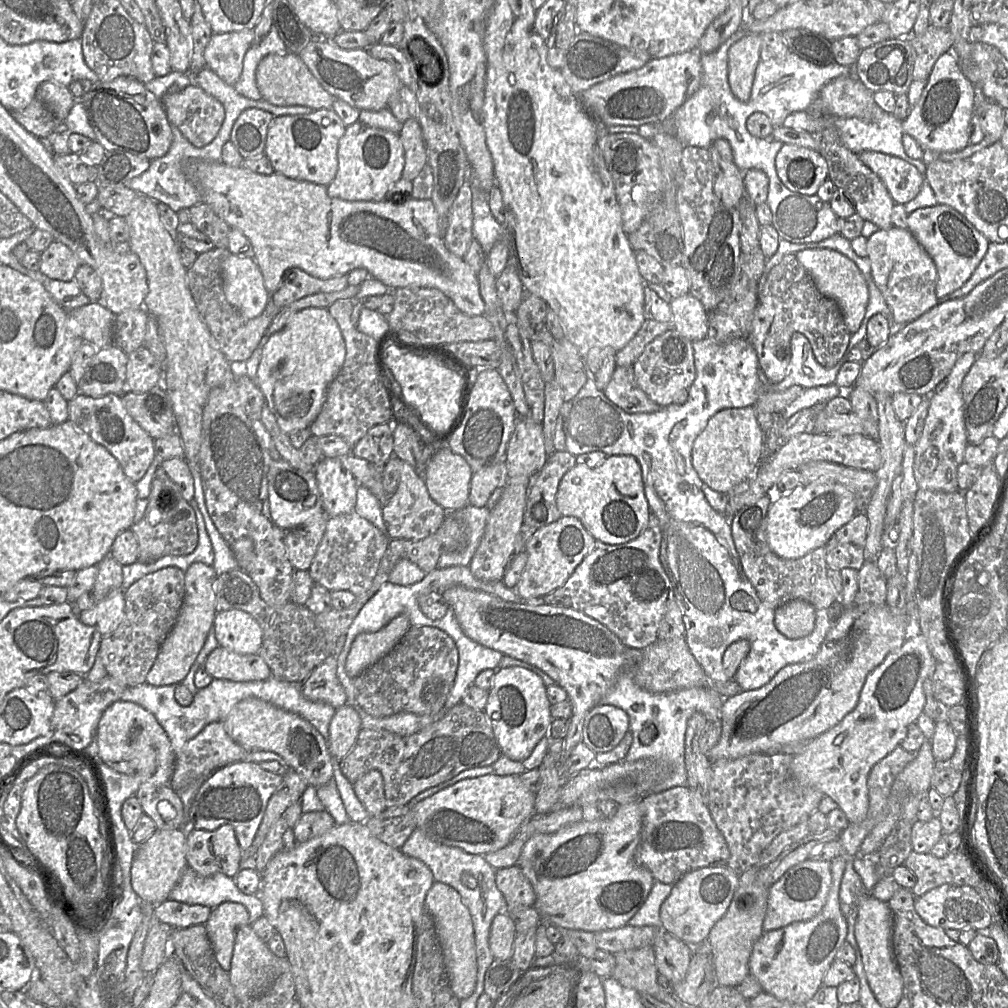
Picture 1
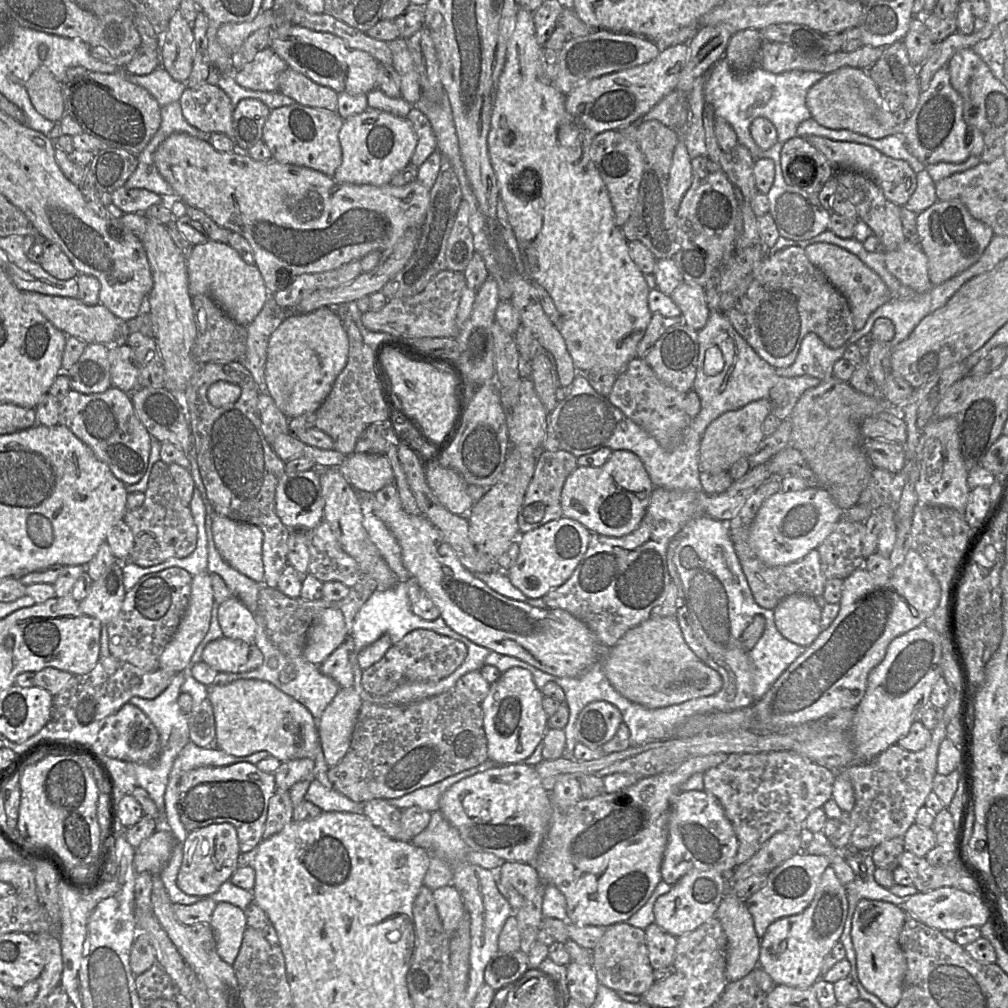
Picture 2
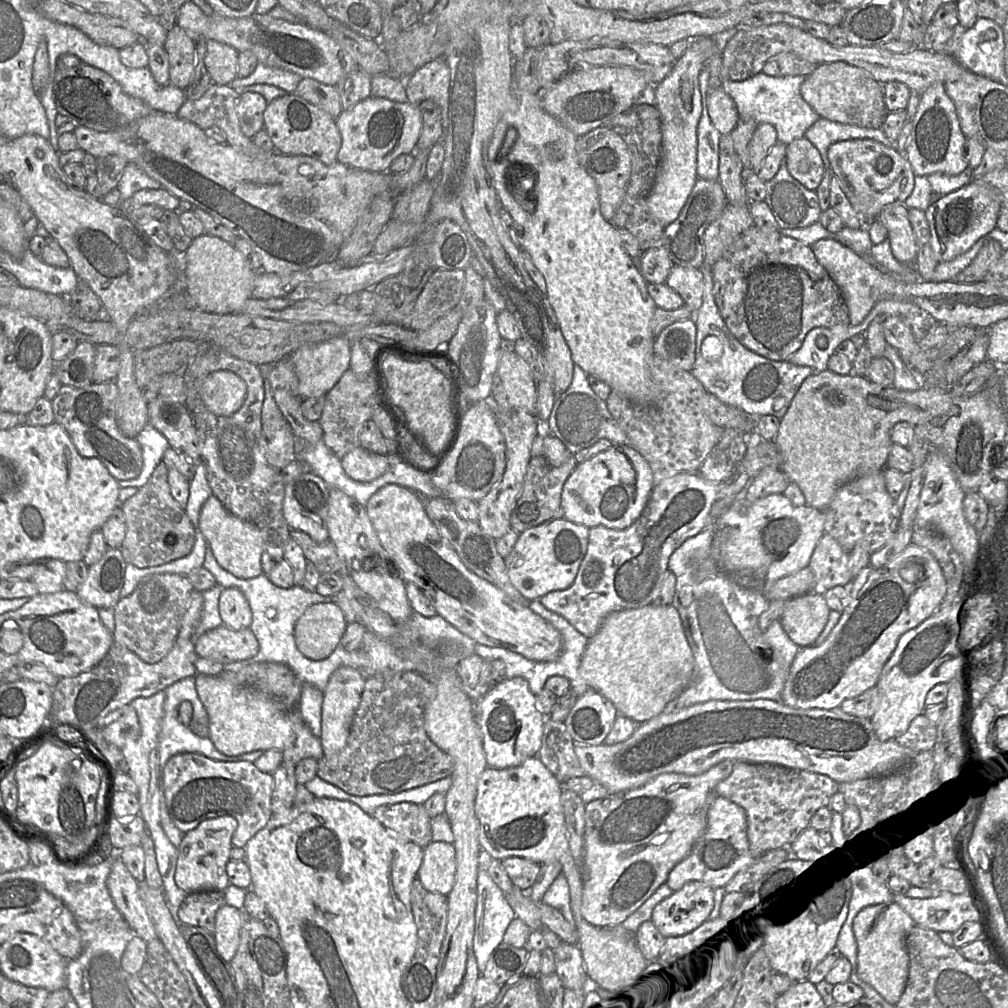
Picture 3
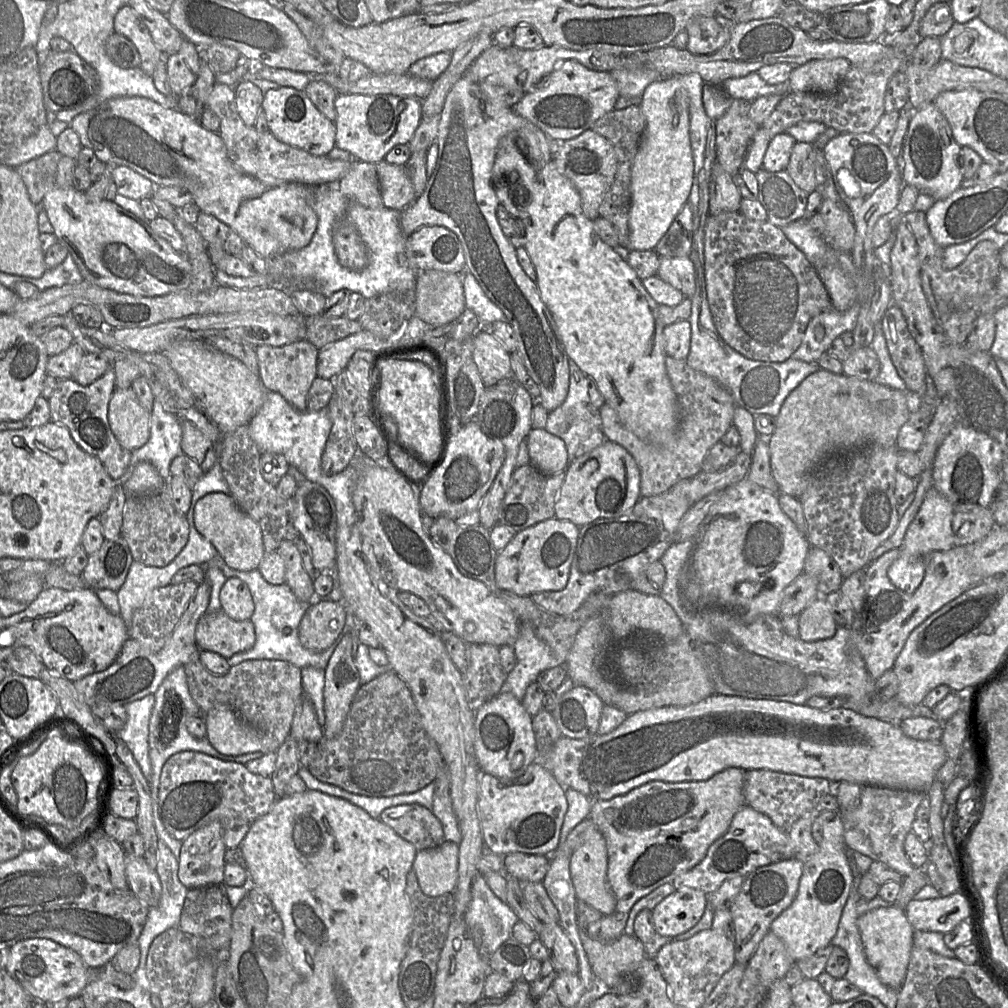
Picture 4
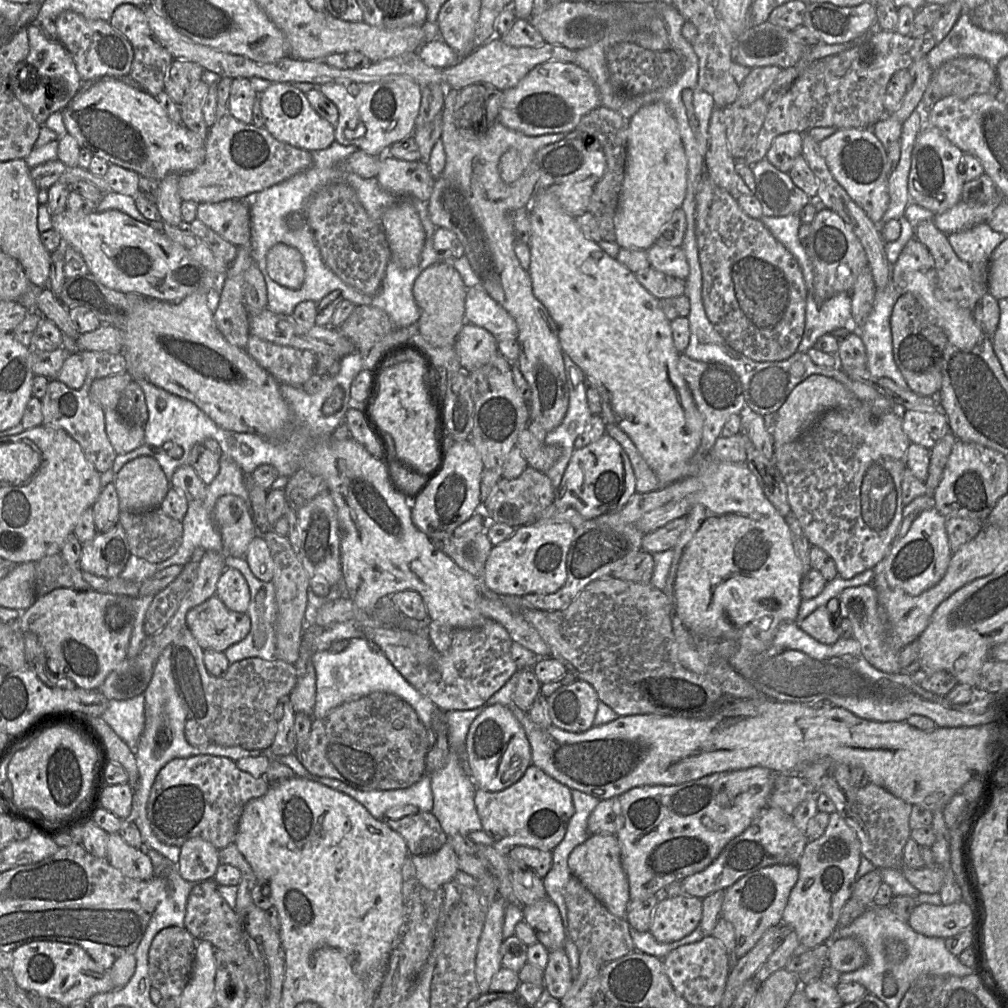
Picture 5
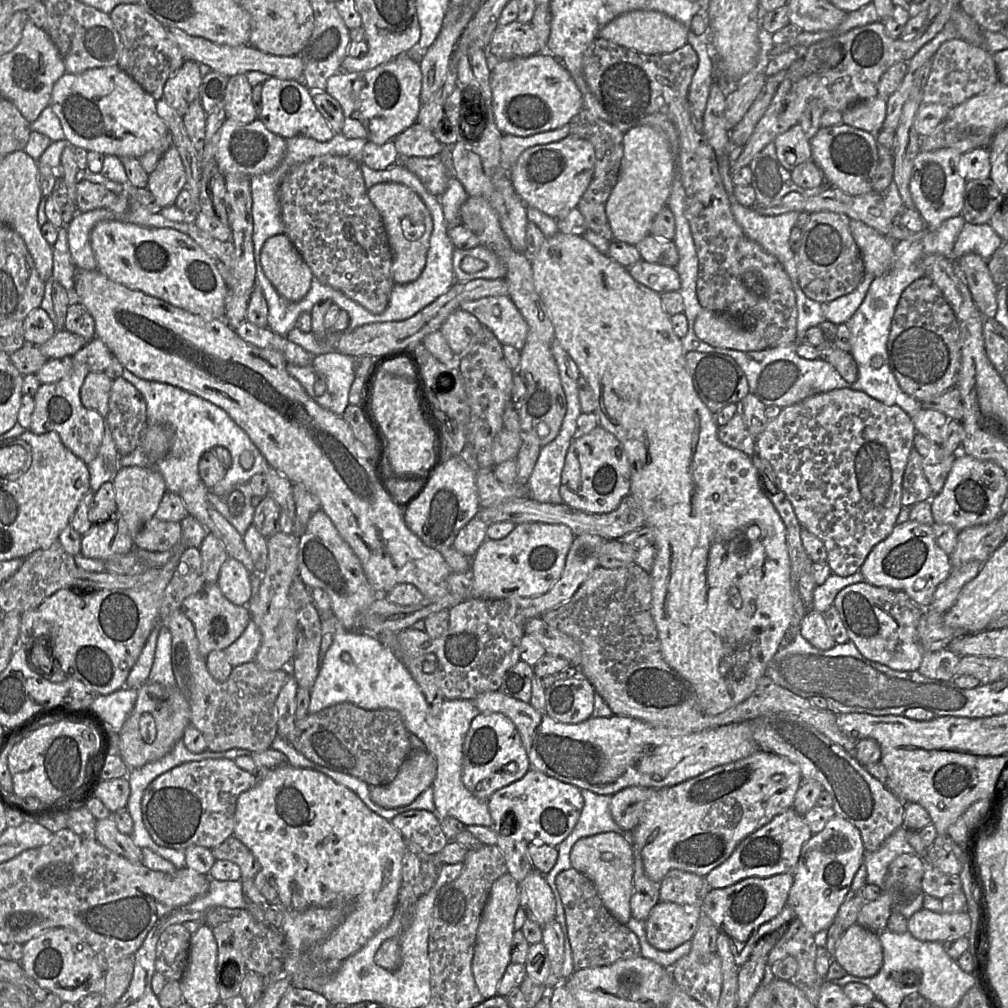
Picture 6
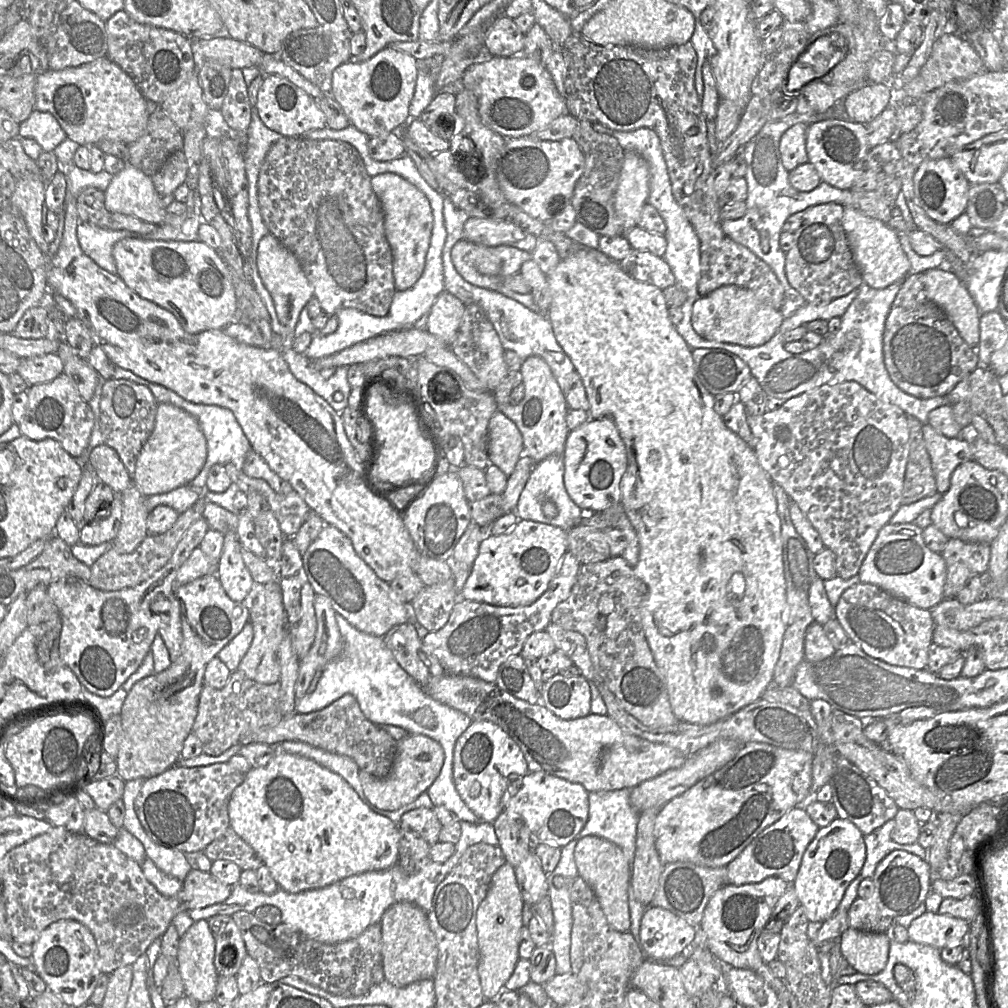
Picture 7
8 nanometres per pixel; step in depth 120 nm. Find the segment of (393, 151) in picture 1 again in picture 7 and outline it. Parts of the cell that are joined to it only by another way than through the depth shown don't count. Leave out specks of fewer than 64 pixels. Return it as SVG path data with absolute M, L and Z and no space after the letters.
M386 47L364 62L349 60L337 67L332 74L330 94L343 109L350 125L370 138L386 136L398 132L409 122L409 105L416 80L416 59Z

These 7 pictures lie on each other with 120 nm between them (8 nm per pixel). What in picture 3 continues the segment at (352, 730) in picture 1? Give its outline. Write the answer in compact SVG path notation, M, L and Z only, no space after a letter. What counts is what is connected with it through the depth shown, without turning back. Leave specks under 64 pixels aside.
M341 666L333 672L326 689L321 710L320 741L324 756L340 752L347 744L352 722L359 707L366 679L350 666Z

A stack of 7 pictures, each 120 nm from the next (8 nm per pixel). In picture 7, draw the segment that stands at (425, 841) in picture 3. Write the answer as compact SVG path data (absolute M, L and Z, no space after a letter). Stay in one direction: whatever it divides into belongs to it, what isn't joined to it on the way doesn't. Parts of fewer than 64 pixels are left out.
M424 807L404 814L399 824L400 829L418 833L430 846L439 842L442 827L435 811Z

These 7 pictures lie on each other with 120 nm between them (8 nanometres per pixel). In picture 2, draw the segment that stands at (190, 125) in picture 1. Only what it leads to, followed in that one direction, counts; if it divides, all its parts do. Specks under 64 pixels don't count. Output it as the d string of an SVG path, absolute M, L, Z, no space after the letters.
M203 83L187 87L182 93L180 107L189 125L204 133L222 133L234 141L231 100L216 84Z

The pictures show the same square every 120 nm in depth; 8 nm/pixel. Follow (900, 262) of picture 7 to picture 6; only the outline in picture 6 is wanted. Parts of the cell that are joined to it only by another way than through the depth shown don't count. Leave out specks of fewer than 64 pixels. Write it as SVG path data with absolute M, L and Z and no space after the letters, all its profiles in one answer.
M850 220L849 228L861 252L865 273L875 278L887 273L893 265L895 242L858 220Z

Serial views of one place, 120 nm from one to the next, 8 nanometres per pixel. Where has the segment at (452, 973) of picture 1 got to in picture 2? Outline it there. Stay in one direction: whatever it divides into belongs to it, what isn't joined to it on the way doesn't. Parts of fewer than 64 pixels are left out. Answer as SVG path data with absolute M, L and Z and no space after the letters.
M453 885L440 887L432 893L445 931L451 936L465 915L461 894Z

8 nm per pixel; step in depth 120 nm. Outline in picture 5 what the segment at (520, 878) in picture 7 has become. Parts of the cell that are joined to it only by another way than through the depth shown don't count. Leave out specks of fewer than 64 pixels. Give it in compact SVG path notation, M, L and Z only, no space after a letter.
M548 897L522 907L523 917L534 930L540 943L550 952L565 947L562 918L554 902Z

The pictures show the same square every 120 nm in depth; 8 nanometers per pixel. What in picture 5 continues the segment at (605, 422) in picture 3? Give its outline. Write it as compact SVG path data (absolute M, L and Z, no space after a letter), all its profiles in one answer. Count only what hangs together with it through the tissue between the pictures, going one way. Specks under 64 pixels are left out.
M563 353L567 387L569 390L568 409L561 423L546 433L544 443L561 448L561 456L545 472L556 489L574 450L575 439L584 431L592 413L589 410L584 388L585 375L571 358Z

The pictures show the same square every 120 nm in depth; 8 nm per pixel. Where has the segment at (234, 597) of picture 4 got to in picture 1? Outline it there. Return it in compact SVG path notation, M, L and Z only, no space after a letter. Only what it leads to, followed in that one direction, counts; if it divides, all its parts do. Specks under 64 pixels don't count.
M231 609L215 615L213 629L218 646L242 655L257 654L262 645L262 629L247 612Z

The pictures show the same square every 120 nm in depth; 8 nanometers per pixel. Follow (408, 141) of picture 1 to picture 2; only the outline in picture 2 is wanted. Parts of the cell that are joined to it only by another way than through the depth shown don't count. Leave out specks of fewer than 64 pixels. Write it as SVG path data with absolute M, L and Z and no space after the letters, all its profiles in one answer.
M412 107L406 119L411 124L417 137L410 163L419 167L437 150L437 139L429 119L417 108Z

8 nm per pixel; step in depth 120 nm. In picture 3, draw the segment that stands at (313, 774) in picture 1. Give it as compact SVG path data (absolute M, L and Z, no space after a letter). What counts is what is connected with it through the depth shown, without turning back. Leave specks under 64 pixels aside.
M195 675L198 696L209 716L209 737L226 756L253 751L283 752L293 741L295 726L302 721L298 710L286 710L274 699L250 686L236 686L220 676Z

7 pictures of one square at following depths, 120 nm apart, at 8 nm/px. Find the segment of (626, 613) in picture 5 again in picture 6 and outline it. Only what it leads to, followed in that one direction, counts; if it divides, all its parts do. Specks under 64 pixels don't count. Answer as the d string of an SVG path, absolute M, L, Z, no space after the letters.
M636 563L616 569L596 567L564 603L540 618L550 627L576 640L581 648L578 669L613 714L641 720L675 734L689 734L722 725L750 721L771 713L791 713L813 726L853 756L857 740L837 725L836 714L819 709L806 698L764 676L753 694L716 715L704 713L692 684L670 667L661 653L657 628L651 615L652 586L649 573Z

